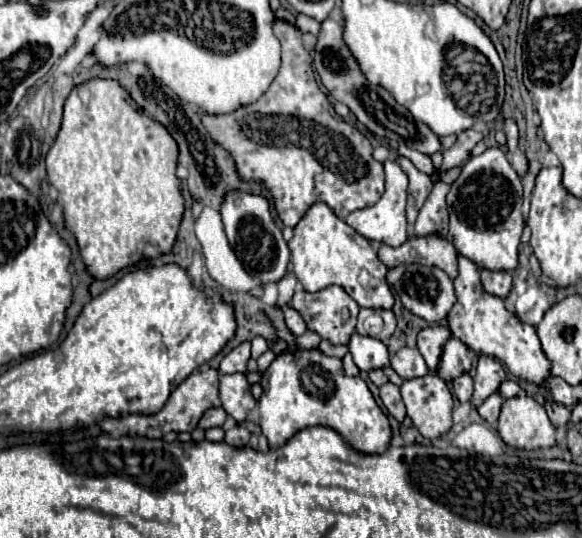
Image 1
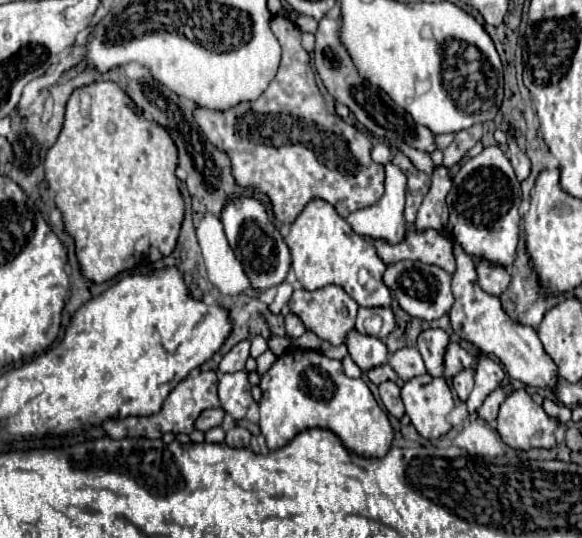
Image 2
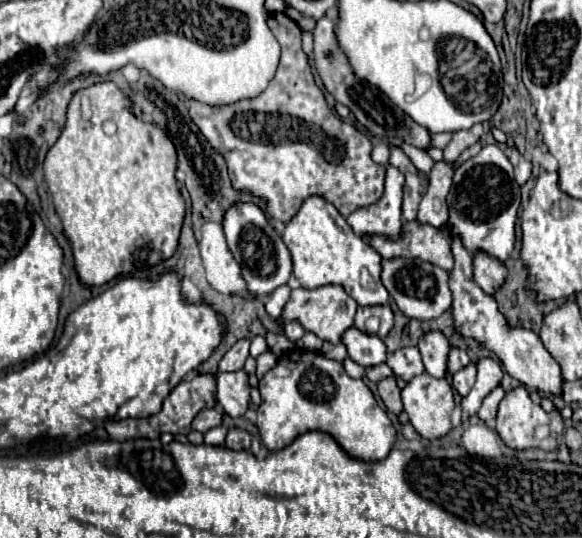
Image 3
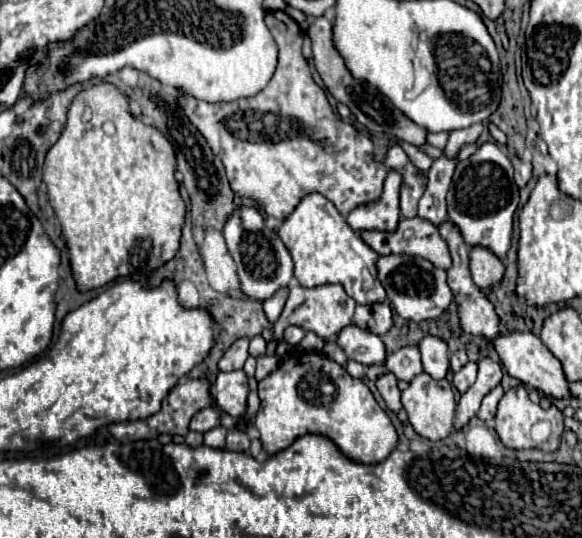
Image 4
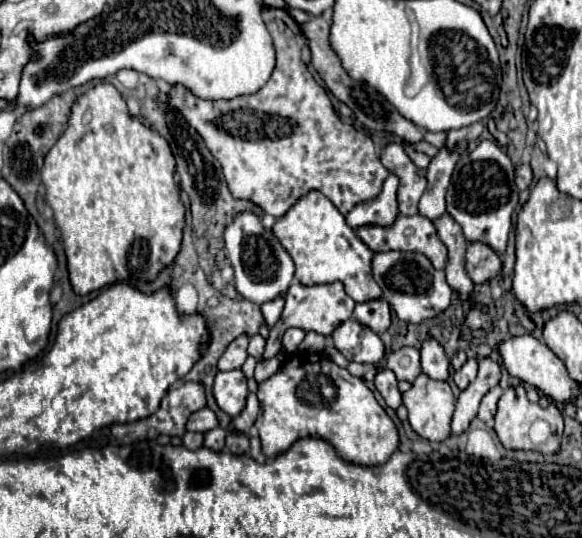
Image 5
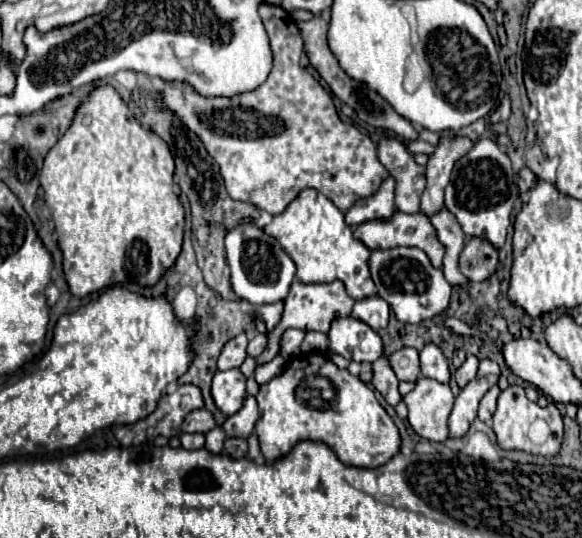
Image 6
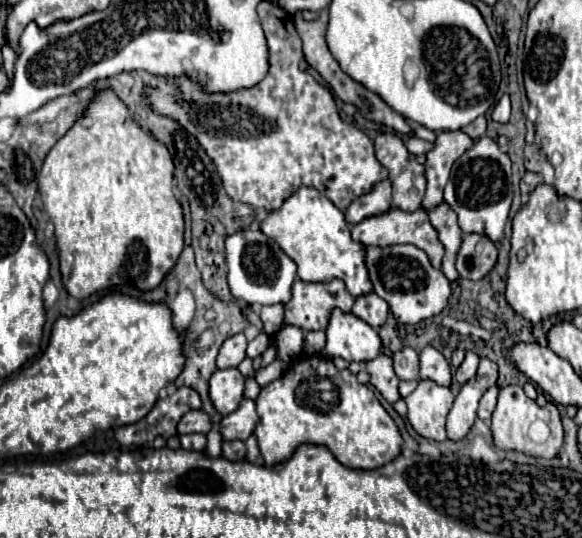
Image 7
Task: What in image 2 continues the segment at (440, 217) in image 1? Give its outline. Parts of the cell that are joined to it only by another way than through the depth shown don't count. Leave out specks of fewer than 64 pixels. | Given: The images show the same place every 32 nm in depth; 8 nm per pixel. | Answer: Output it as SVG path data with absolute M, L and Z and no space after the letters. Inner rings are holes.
M442 164L434 166L434 172L430 178L432 178L432 184L418 210L416 228L436 228L438 232L446 232L446 226L448 226L446 194L452 186L450 170Z

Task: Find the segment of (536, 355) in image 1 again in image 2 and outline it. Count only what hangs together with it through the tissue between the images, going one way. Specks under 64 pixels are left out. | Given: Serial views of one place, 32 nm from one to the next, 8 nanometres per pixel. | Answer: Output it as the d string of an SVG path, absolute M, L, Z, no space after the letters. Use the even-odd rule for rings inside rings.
M454 244L454 256L456 256L456 270L452 274L452 294L454 294L454 306L450 310L450 320L456 336L476 344L478 350L494 354L510 378L524 382L526 386L544 388L544 390L556 390L558 384L558 368L554 360L546 354L538 334L530 326L522 326L510 320L510 316L502 310L500 300L492 294L486 294L476 284L476 268L472 268L474 258L468 256L460 244Z

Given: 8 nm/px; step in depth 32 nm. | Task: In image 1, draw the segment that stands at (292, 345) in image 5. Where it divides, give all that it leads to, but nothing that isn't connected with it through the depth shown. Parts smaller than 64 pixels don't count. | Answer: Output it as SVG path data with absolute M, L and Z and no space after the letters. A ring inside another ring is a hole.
M286 308L284 310L284 318L286 318L286 326L288 326L288 330L294 334L294 336L302 336L308 328L306 328L306 324L304 324L304 320L302 320L302 316L294 310L294 308Z

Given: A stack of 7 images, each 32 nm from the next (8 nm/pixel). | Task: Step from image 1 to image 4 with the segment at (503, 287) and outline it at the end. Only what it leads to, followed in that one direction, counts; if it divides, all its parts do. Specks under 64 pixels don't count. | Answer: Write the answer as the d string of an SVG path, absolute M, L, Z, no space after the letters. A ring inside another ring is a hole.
M472 246L470 248L470 276L474 284L482 290L490 288L494 282L500 282L504 276L504 264L502 260L492 254L484 246Z

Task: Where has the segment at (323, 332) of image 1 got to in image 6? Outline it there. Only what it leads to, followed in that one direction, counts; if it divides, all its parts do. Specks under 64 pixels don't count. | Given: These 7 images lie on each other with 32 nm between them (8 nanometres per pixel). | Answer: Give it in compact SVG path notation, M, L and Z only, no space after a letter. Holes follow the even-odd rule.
M294 280L292 282L292 288L290 288L290 294L288 294L288 300L284 302L282 320L268 334L268 346L262 352L262 356L256 358L256 364L266 364L266 362L270 362L278 354L278 350L280 350L278 342L280 342L280 336L282 336L282 332L286 328L300 328L304 332L308 332L308 330L328 332L330 322L334 320L334 316L350 316L354 302L356 300L348 296L348 292L344 290L344 284L340 280L334 280L334 282L328 282L328 284L304 284L300 280Z

